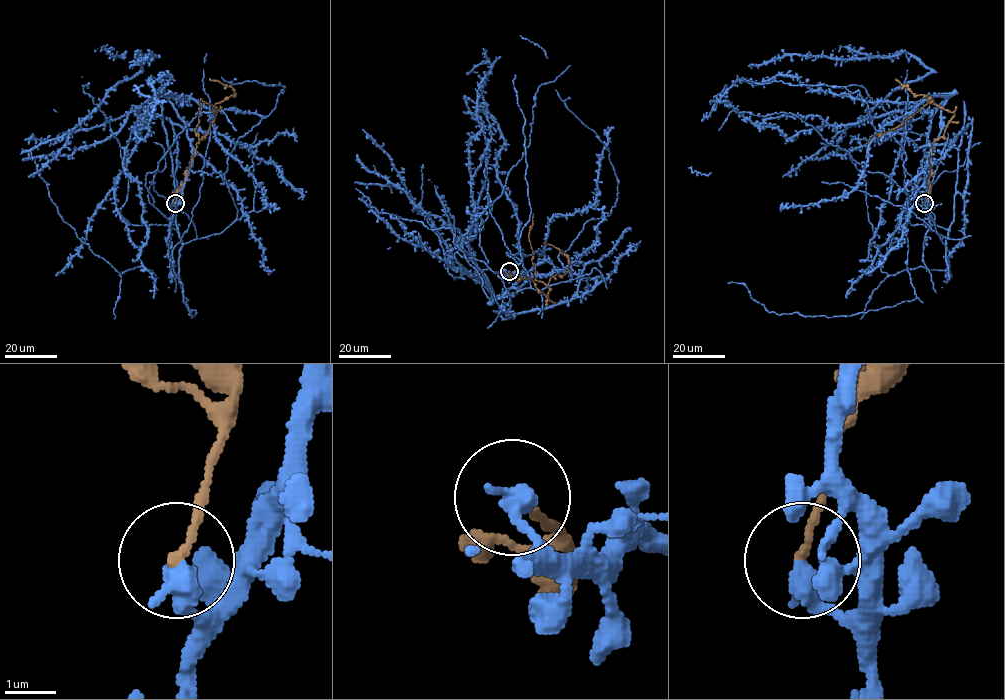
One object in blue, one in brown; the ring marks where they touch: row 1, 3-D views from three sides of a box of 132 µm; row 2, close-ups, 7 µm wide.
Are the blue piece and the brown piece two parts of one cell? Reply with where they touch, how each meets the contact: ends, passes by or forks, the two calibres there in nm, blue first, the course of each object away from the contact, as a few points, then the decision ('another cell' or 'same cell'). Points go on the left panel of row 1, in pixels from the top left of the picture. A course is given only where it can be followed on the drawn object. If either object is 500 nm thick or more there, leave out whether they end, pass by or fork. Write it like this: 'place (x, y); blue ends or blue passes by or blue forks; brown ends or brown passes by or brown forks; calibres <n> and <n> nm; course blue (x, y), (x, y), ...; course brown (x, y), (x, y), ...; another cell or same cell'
place (175, 203); blue ends; brown ends; calibres 440 and 170 nm; course blue (174, 203), (192, 149), (165, 97), (116, 180), (123, 218), (99, 106), (22, 149), (91, 251), (156, 276); course brown (174, 203), (196, 144), (214, 118), (215, 108), (201, 99), (194, 131), (199, 143); another cell

